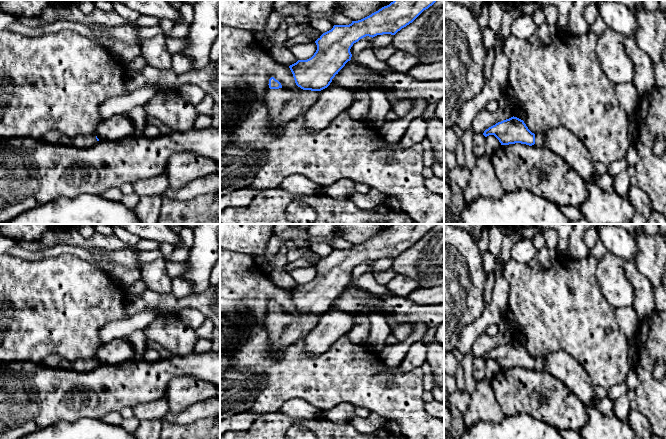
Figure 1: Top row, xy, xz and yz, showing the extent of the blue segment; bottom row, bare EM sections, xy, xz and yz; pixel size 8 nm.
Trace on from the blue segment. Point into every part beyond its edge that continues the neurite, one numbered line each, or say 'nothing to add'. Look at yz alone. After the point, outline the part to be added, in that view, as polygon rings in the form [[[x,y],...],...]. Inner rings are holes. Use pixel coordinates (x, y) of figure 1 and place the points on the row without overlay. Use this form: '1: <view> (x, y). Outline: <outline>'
1: yz (540, 365). Outline: [[[541,357],[535,358],[535,370],[544,371],[546,370],[546,363],[545,360]]]

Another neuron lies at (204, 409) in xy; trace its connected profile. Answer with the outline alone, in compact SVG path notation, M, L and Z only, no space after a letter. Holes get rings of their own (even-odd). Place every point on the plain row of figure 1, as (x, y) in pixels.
M217 397L202 400L185 408L180 413L167 414L160 420L141 421L136 432L136 439L160 439L162 423L164 420L179 425L186 425L199 419L206 419L220 415L220 400Z

